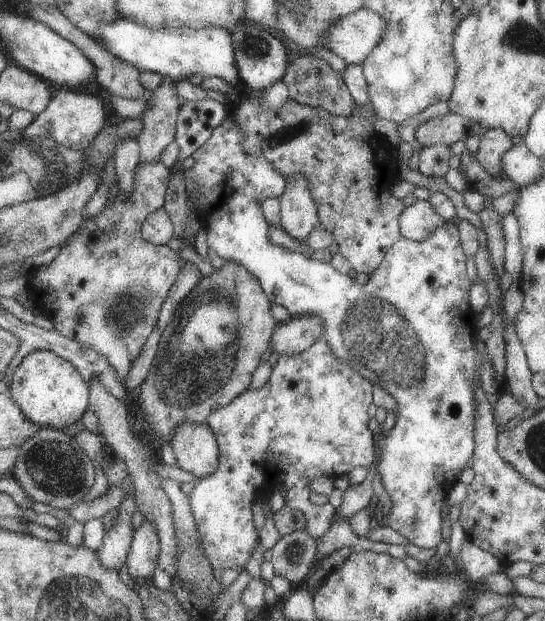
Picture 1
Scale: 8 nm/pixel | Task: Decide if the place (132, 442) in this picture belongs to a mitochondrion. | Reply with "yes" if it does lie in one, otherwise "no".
no

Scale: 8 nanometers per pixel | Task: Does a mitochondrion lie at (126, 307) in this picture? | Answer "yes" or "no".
yes

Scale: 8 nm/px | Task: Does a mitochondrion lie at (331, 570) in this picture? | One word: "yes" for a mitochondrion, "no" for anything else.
no

